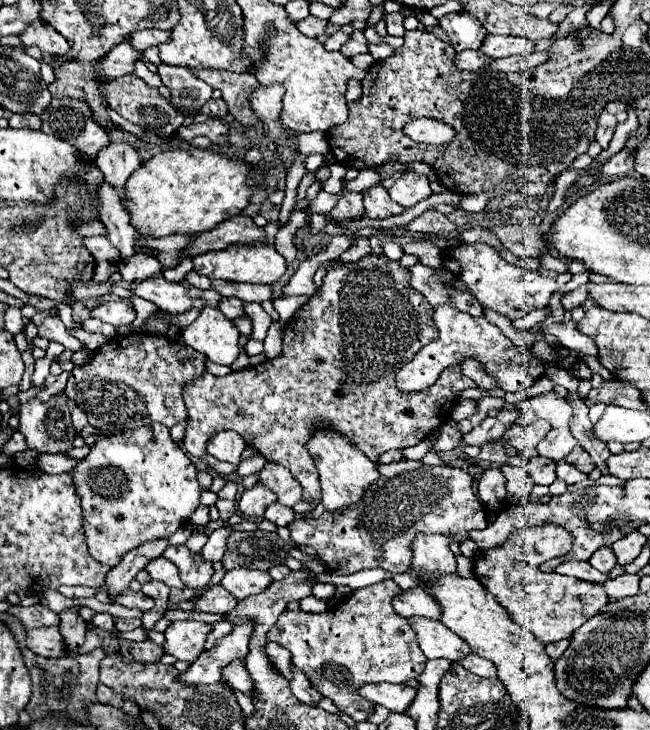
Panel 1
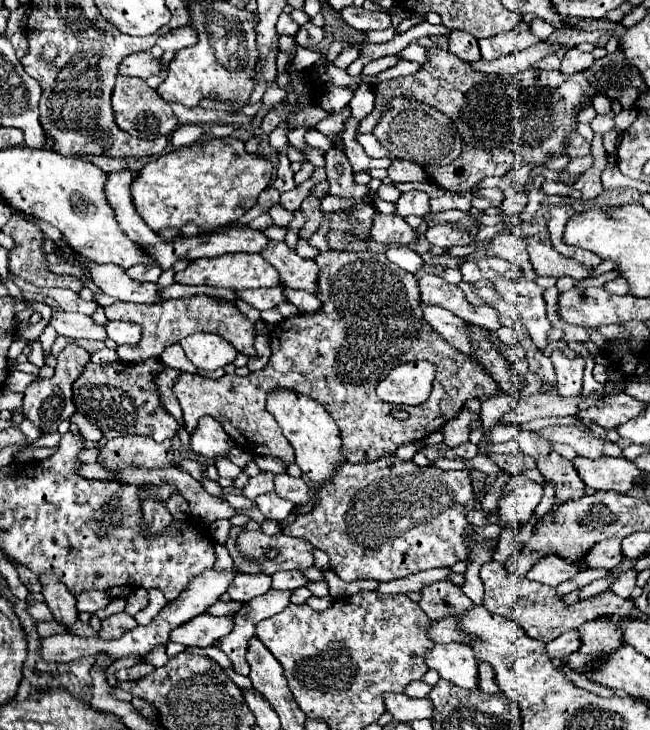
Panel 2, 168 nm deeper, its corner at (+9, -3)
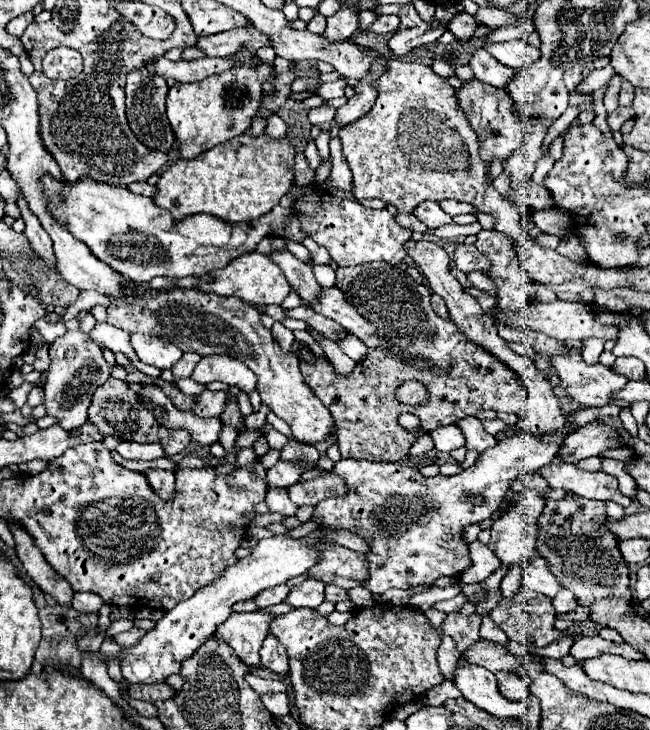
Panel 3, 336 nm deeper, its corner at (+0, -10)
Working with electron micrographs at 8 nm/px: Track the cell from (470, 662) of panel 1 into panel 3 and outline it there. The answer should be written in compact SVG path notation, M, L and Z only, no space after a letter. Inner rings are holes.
M498 672L496 674L498 688L508 700L520 700L526 702L530 696L530 684L532 680L527 675L512 674L512 672Z

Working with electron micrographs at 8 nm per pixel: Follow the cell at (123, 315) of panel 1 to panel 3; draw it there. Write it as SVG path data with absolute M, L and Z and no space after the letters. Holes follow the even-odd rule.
M132 334L132 346L138 354L138 358L144 364L152 364L162 370L172 370L172 366L182 358L182 350L174 344L170 344L164 338L146 336L146 334Z

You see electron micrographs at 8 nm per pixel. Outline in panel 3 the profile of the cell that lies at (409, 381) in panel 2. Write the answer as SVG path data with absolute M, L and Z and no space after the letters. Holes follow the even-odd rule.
M408 382L398 388L398 400L404 404L424 404L428 400L426 388L420 382Z

